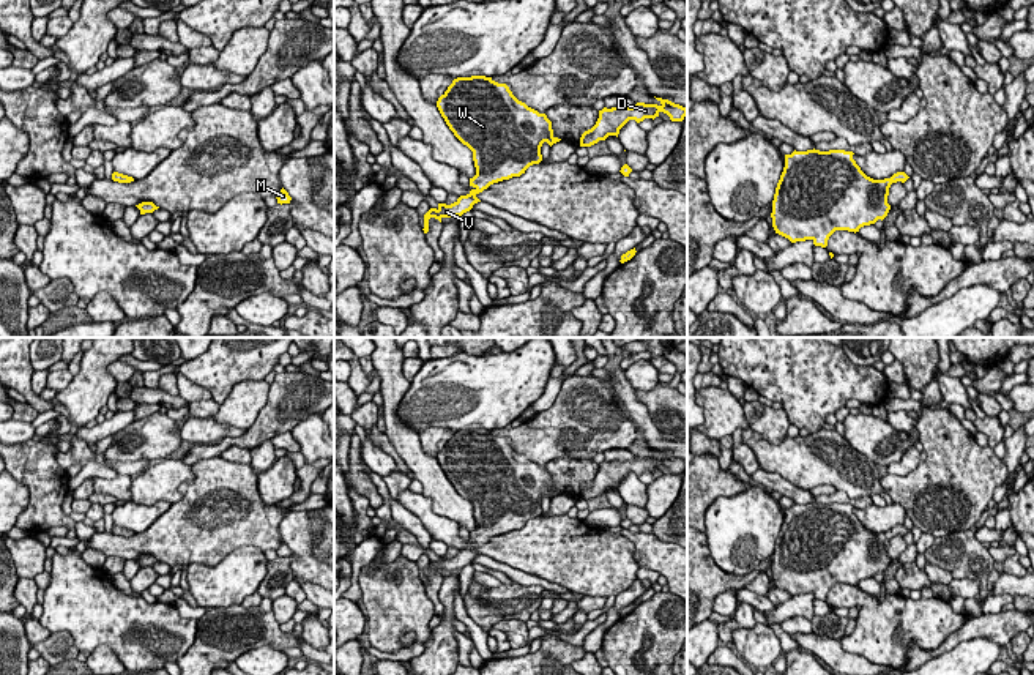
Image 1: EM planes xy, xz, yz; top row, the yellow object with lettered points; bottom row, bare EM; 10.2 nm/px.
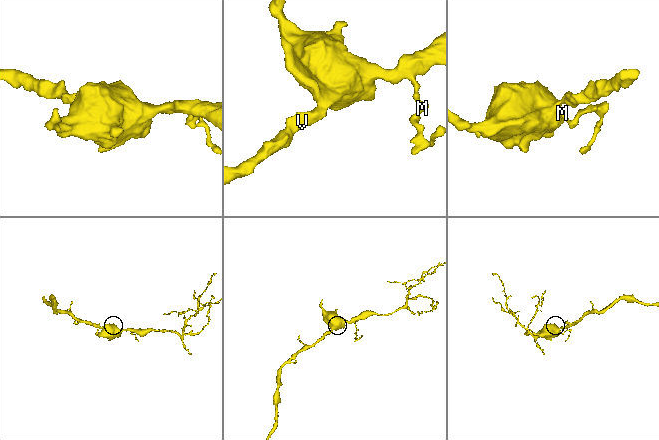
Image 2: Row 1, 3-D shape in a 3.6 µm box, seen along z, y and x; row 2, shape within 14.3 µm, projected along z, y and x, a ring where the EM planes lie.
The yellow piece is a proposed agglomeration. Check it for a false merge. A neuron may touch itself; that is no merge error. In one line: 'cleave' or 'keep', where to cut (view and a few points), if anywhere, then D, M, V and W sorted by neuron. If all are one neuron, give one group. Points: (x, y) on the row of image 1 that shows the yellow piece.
keep | no cut | D M V W

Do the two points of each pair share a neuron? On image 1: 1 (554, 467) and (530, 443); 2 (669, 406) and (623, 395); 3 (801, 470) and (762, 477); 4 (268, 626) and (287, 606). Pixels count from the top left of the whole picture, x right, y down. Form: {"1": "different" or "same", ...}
{"1": "different", "2": "different", "3": "different", "4": "different"}

